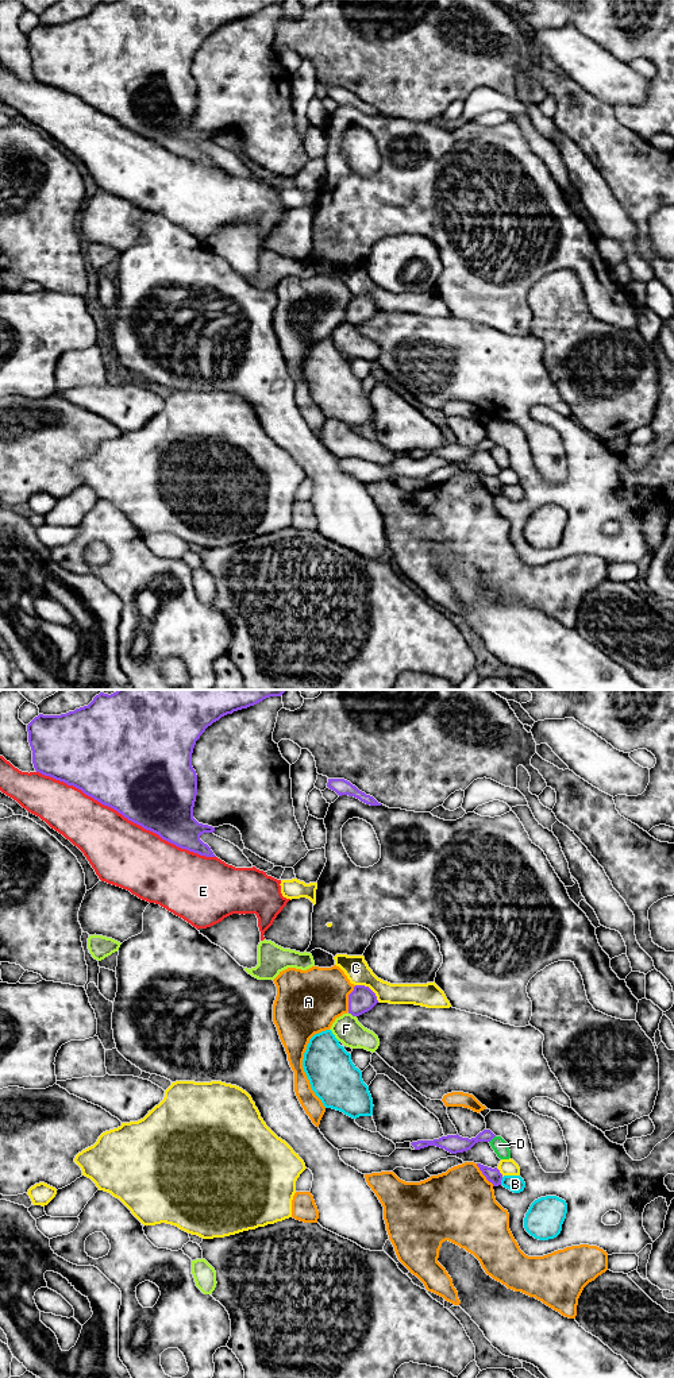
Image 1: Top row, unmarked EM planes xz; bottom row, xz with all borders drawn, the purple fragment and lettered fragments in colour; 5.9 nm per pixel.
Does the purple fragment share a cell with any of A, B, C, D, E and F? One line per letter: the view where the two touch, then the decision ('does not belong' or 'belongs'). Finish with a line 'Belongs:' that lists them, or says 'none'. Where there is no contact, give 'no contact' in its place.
A: meets purple in xz; does not belong
B: meets purple in xz; does not belong
C: meets purple in xz; does not belong
D: meets purple in xz; does not belong
E: meets purple in xz; does not belong
F: meets purple in xz; does not belong
Belongs: none

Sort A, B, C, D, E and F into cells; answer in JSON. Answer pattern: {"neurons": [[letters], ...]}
{"neurons": [["A"], ["B"], ["C"], ["D"], ["E"], ["F"]]}

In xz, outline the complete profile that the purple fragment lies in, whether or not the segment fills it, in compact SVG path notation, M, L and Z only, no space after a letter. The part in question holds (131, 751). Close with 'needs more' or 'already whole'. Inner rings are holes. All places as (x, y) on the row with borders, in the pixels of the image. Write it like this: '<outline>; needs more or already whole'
M118 690L111 695L100 692L88 706L61 715L39 714L27 725L32 764L36 772L81 790L162 839L200 856L216 857L200 839L201 834L213 833L215 827L193 818L197 775L192 767L192 753L196 741L222 717L284 692L285 690Z; already whole

